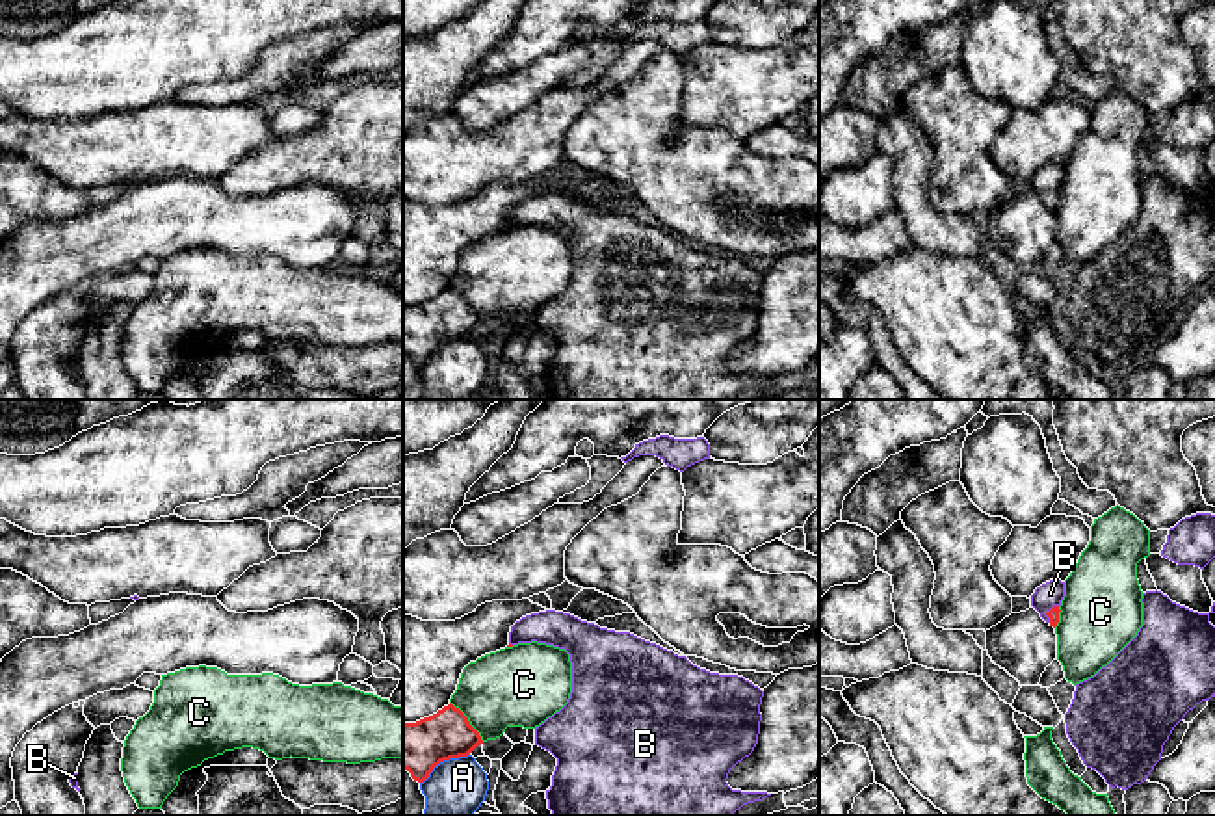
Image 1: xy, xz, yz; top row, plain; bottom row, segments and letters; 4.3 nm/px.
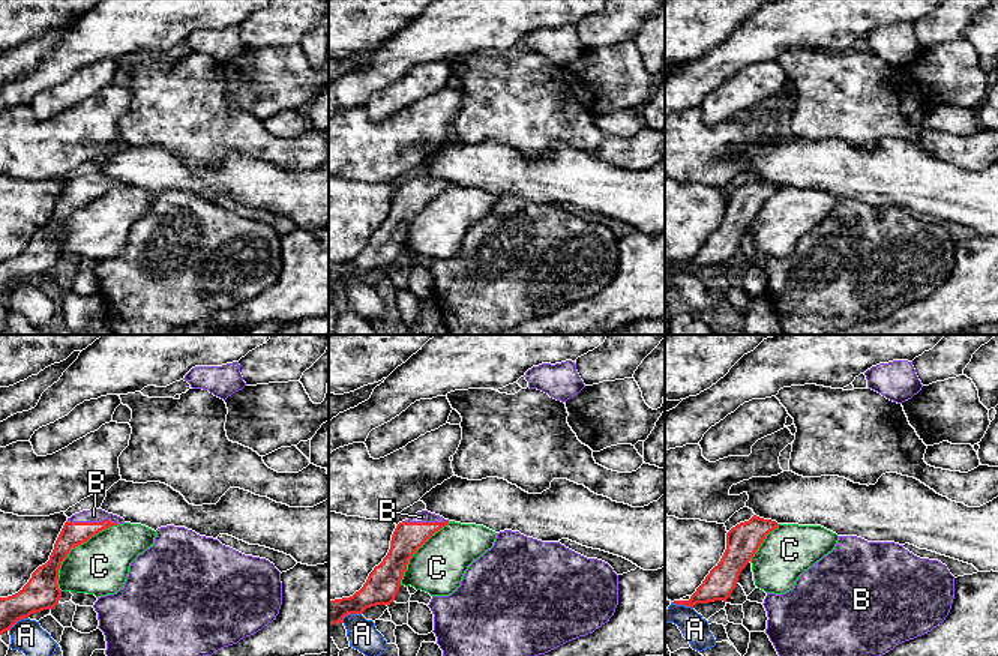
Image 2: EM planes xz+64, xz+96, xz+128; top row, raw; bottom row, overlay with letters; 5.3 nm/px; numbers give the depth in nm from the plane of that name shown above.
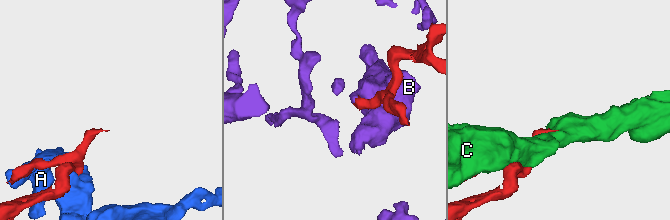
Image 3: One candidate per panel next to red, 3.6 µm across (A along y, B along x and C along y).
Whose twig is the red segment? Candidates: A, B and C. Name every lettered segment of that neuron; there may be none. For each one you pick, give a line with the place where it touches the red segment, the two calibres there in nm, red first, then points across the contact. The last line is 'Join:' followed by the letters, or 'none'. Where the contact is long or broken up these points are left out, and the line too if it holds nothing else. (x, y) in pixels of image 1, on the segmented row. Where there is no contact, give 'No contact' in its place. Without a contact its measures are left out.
B: Touches red at yz (1048, 612). Thickness 50 nm (red) against 110 nm. Path across: yz (1054, 614), (1048, 612), (1050, 593)
Join: B

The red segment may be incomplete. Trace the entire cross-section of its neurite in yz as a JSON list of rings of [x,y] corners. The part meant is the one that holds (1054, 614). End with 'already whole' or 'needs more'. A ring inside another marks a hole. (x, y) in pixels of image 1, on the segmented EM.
[[[1050,580],[1035,589],[1031,595],[1031,606],[1040,613],[1040,617],[1050,625],[1057,626],[1059,623],[1059,606],[1065,597],[1065,582]]] | needs more

